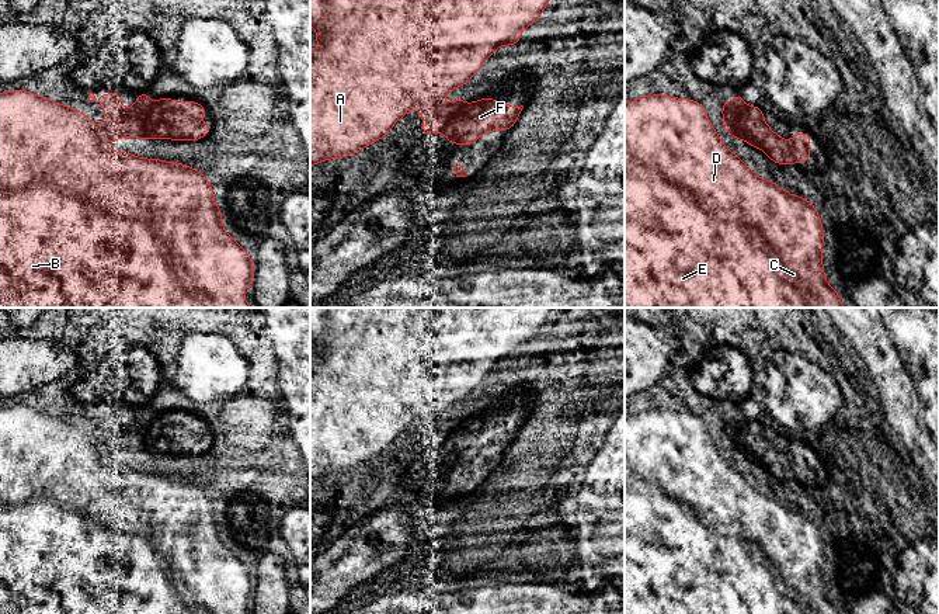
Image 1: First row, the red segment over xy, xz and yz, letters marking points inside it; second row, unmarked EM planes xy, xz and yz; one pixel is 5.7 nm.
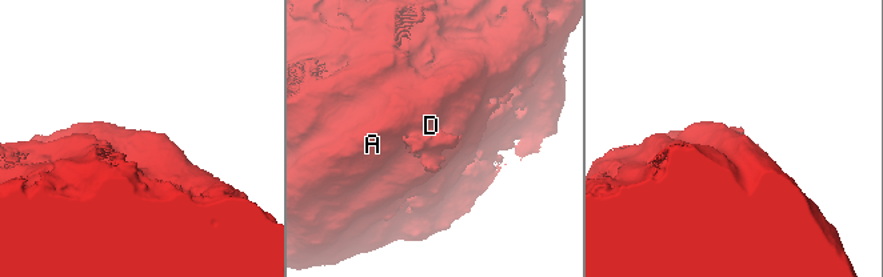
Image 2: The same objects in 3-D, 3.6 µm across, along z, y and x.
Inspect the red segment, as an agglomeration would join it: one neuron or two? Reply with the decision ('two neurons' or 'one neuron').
two neurons

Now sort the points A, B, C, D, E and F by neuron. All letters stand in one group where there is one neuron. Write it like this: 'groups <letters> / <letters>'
groups A B C D E / F

